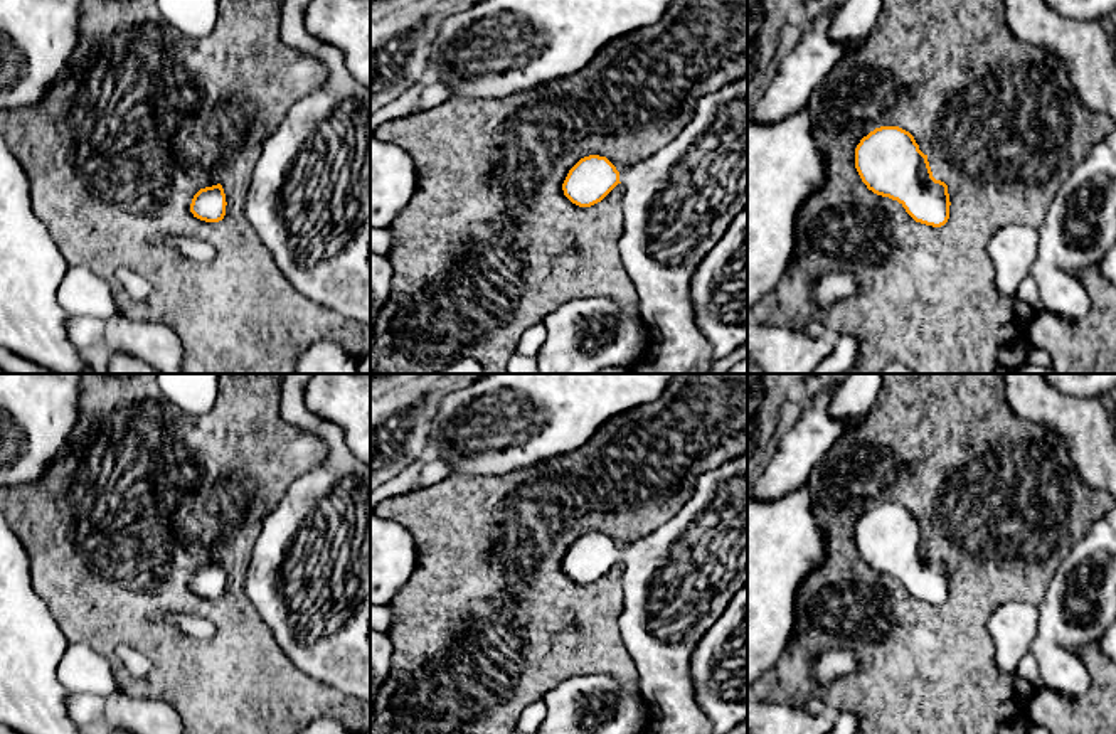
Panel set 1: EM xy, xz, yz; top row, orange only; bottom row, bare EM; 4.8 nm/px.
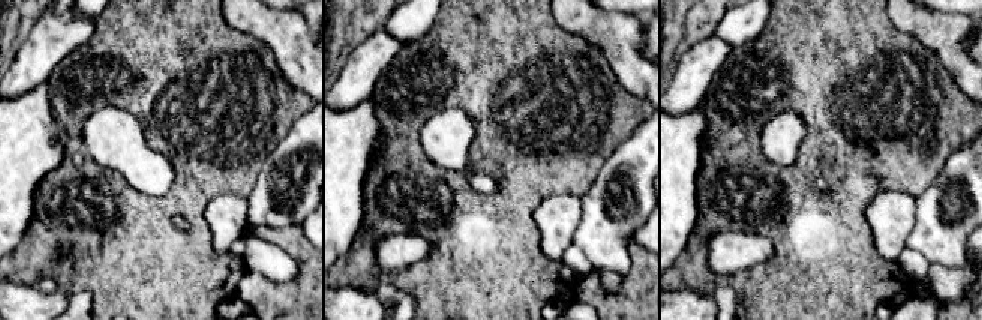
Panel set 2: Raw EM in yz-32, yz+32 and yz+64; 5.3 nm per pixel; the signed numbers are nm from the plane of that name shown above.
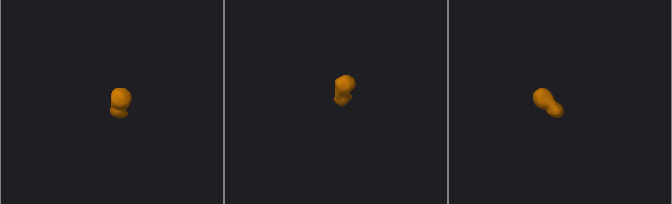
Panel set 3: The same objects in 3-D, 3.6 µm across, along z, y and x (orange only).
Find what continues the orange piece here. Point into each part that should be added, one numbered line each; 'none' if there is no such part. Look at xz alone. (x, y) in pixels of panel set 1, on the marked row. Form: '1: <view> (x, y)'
1: xz (677, 204)

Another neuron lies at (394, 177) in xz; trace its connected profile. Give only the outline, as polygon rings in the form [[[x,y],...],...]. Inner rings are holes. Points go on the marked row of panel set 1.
[[[370,136],[370,229],[389,229],[412,200],[417,182],[407,150]]]

